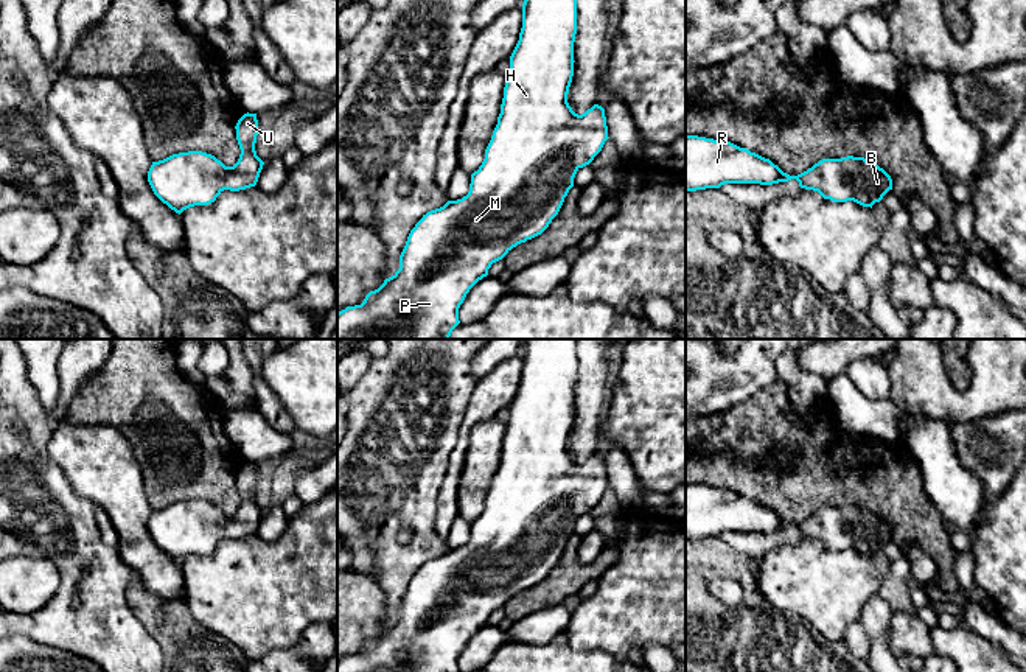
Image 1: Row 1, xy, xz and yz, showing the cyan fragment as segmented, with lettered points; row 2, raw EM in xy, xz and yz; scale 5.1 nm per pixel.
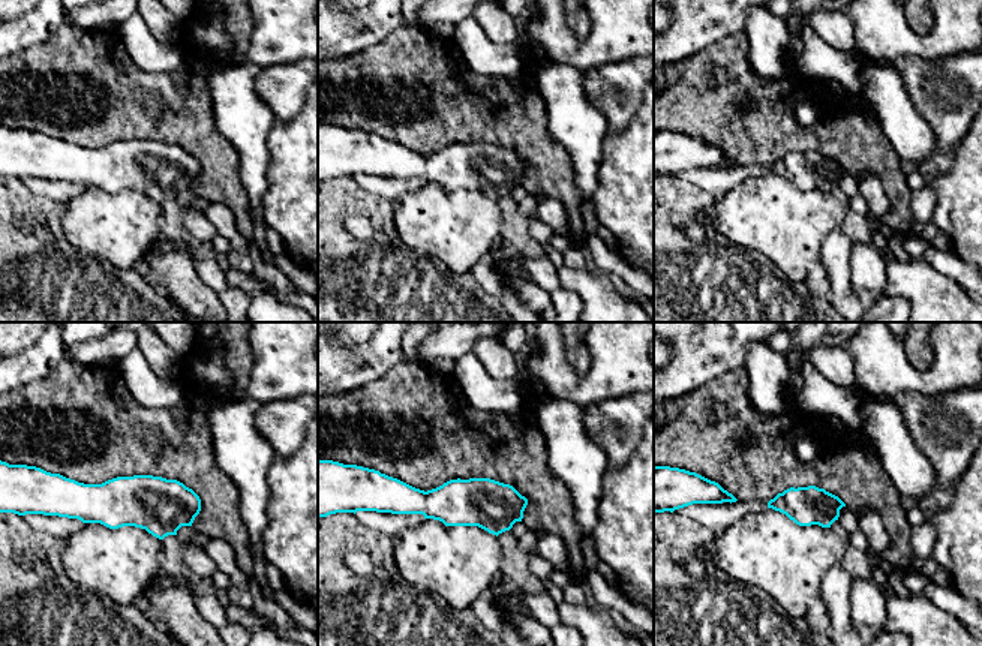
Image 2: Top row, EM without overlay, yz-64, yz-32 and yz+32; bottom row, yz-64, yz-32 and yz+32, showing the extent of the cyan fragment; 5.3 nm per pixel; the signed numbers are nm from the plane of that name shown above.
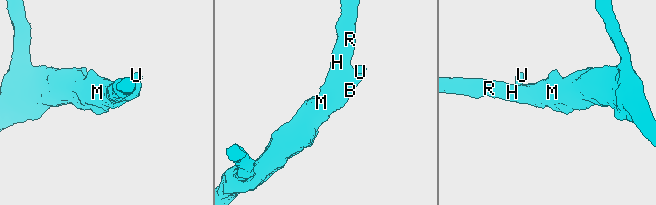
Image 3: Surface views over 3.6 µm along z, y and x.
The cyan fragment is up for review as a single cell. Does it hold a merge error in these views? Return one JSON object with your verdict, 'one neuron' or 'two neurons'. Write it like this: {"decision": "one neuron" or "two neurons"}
{"decision": "one neuron"}

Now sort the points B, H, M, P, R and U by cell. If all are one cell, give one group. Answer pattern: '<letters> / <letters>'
B H M P R U

